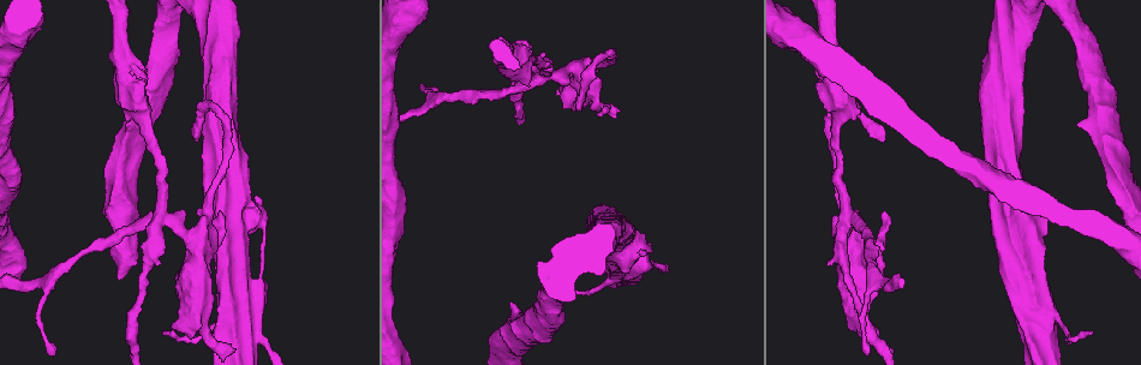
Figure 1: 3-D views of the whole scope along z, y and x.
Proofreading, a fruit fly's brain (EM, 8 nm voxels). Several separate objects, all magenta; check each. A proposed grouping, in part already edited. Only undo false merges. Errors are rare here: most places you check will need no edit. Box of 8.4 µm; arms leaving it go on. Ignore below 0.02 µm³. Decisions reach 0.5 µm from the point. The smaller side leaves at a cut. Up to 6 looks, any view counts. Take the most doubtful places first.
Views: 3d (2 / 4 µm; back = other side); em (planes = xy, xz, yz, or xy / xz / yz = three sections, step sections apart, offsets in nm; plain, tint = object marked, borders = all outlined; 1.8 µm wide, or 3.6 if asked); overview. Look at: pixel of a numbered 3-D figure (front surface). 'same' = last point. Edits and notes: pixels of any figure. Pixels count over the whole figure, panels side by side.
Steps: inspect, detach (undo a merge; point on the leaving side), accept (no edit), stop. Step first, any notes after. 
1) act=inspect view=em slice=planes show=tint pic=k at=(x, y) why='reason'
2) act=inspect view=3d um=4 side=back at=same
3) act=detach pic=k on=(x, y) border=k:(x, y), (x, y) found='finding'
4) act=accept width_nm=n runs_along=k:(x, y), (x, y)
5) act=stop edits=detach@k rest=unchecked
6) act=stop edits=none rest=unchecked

act=inspect view=em slice=xy step=16 show=plain pic=1 at=(162, 217)

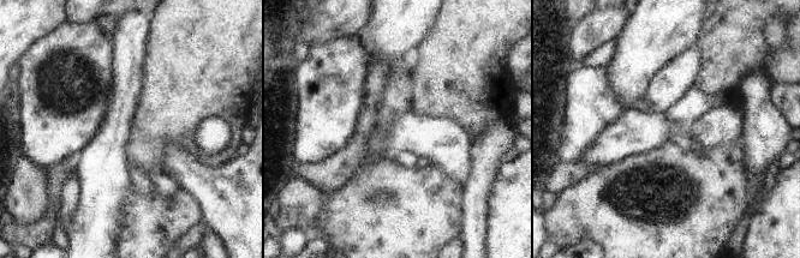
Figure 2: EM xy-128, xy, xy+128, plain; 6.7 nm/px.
act=inspect view=em slice=xy step=16 show=tint at=same

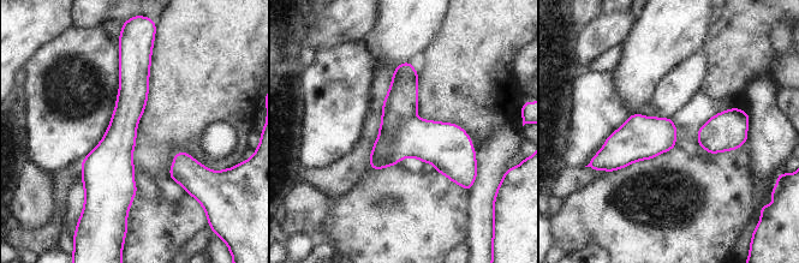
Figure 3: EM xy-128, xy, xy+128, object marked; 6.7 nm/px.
act=detach pic=3 on=(401, 102) part_leaving=3:(129, 63), (121, 201) found='two neurons meet here'

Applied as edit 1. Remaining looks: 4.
act=inspect view=overview why='redraw'

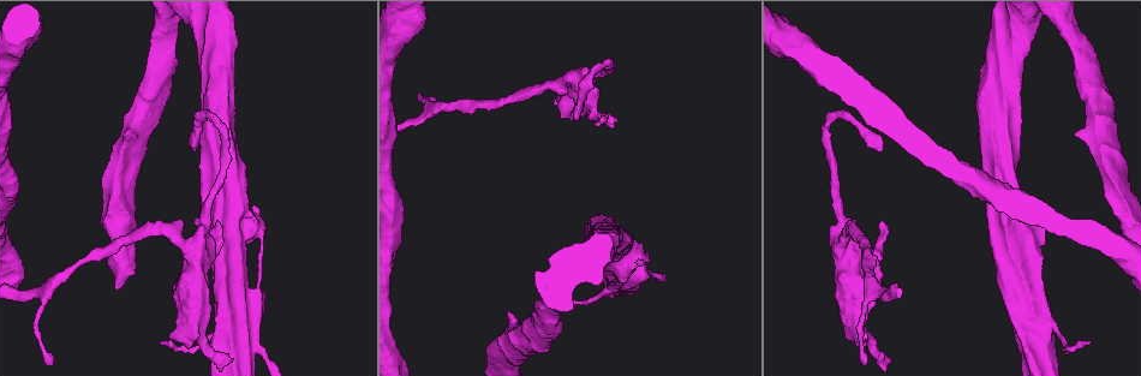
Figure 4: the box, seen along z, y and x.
act=inspect view=em um=3.6 slice=xy step=8 show=tint pic=4 at=(252, 297) why='sudden change in width'

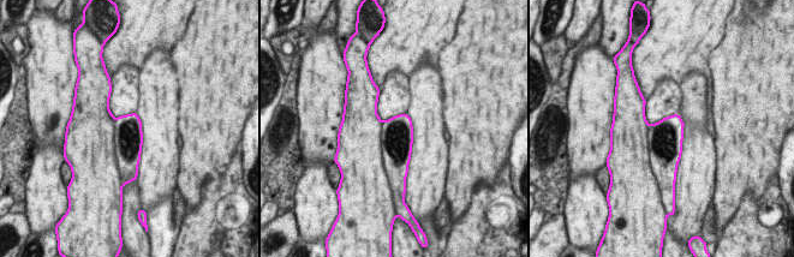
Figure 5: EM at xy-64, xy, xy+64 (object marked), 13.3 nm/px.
act=inspect view=em um=3.6 slice=planes show=tint at=same why='cut it another way'

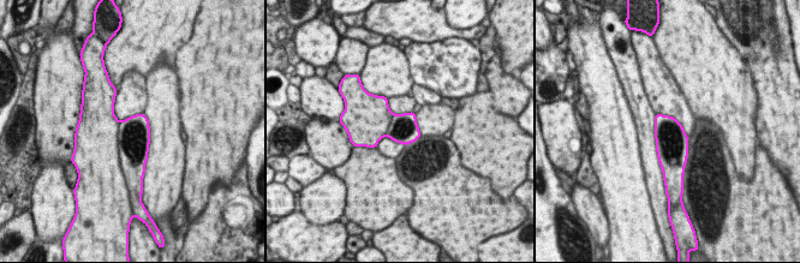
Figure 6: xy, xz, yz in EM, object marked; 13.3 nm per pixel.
act=detach pic=6 on=(133, 136) found='two neurons meet here'

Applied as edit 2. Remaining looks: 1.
act=stop edits=detach@3,detach@6 rest=unchecked

